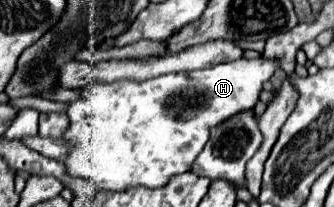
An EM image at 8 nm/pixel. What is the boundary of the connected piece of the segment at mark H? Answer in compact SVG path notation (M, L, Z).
M263 56L257 60L233 60L225 64L217 64L207 70L193 72L171 72L163 76L155 76L149 80L115 80L109 84L89 84L83 88L81 96L69 102L69 128L65 130L63 142L69 146L67 156L61 160L65 164L65 172L73 178L87 178L97 186L97 190L129 190L137 186L145 188L161 188L173 176L189 172L195 158L203 150L209 140L209 132L213 126L229 120L229 116L251 112L259 102L259 94L263 90L263 82L267 82L277 64L273 60L265 60Z

